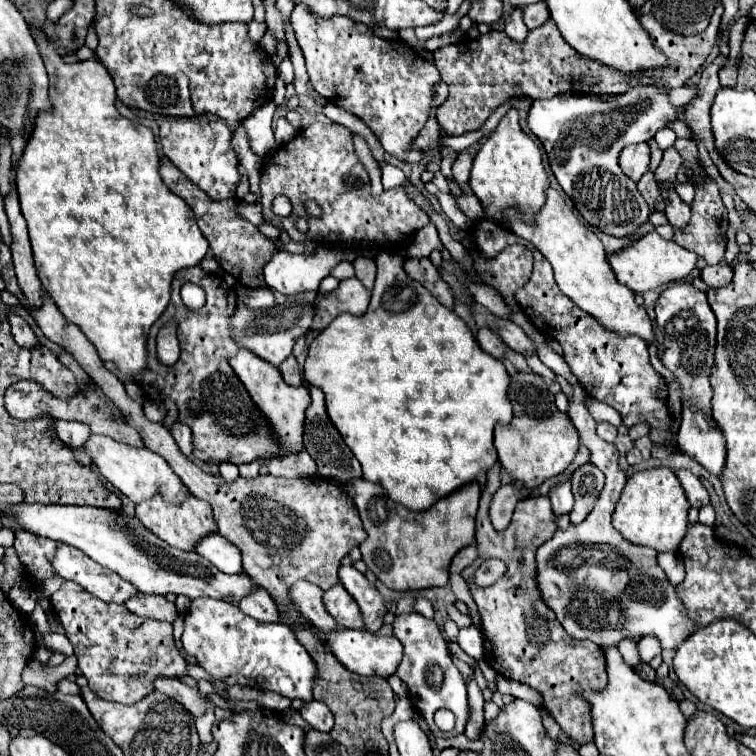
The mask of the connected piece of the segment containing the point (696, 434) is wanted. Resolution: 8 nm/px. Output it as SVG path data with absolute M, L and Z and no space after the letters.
M687 404L683 406L677 444L683 454L697 460L709 474L717 478L721 476L725 468L725 440L721 436L721 430L717 426L711 430L703 414L691 406L687 408Z

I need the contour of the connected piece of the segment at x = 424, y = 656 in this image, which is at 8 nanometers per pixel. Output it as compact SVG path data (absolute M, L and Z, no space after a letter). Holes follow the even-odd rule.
M401 614L393 622L393 636L403 644L403 660L397 668L397 676L409 686L409 698L413 700L413 706L419 708L425 722L429 724L431 732L437 738L453 738L463 734L465 724L469 722L471 710L469 710L469 698L467 698L467 684L455 664L451 662L451 654L447 650L447 642L441 636L439 626L433 620L423 618L421 614ZM419 704L419 706L417 706ZM439 708L447 708L455 714L457 724L451 732L441 732L435 722L433 714Z

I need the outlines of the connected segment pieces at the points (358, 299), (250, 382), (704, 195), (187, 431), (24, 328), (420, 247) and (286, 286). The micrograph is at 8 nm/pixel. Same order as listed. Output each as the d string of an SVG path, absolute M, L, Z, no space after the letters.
M357 278L341 280L337 290L329 294L319 294L315 318L313 318L313 330L323 330L325 326L329 326L333 318L337 318L343 312L357 316L365 314L369 306L369 298L371 294Z
M239 348L239 352L229 358L229 366L239 376L243 386L249 390L249 394L251 394L253 402L259 406L259 410L265 412L265 416L269 418L275 434L281 438L281 444L289 452L303 450L301 436L303 436L305 408L311 404L307 386L289 386L289 384L285 384L285 380L283 380L277 366L261 360L259 356L253 356L253 352L249 352L245 348Z
M707 178L707 184L703 186L695 186L695 200L691 204L691 222L687 230L675 230L673 240L679 246L685 246L687 250L695 252L707 264L719 264L719 260L723 258L727 244L727 210L723 206L719 188L712 178Z
M175 420L171 426L171 436L175 438L179 450L185 456L191 456L191 428L187 424L179 424L179 420Z
M9 312L7 320L13 328L13 336L15 336L15 342L19 342L19 346L27 346L27 348L37 346L37 338L35 338L33 330L29 328L29 324L21 316L17 316L15 312Z
M430 222L426 227L416 232L408 246L409 257L429 257L434 249L438 249L445 261L453 264L458 262L452 258L441 243L436 227Z
M317 246L313 254L289 254L289 252L277 252L263 268L263 276L269 288L281 292L281 294L299 294L299 292L309 292L317 290L319 282L329 276L331 268L341 262L341 260L355 260L359 252L357 250L329 250L323 246Z

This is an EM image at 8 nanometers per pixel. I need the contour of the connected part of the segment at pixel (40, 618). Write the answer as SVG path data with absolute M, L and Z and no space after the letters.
M36 604L35 610L31 614L31 622L35 624L35 628L39 632L47 632L49 630L49 626L47 626L47 614L45 614L45 610L39 604Z

